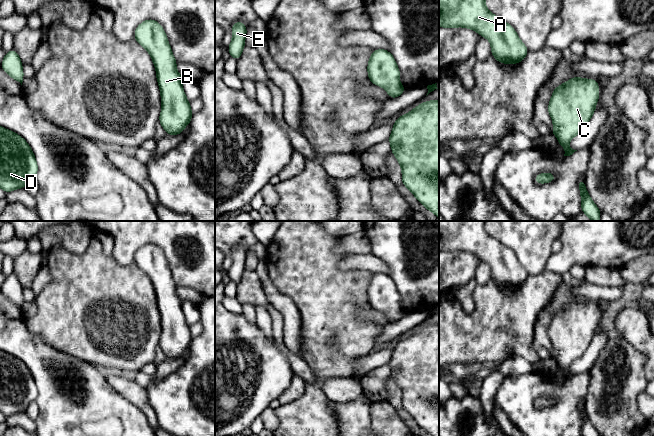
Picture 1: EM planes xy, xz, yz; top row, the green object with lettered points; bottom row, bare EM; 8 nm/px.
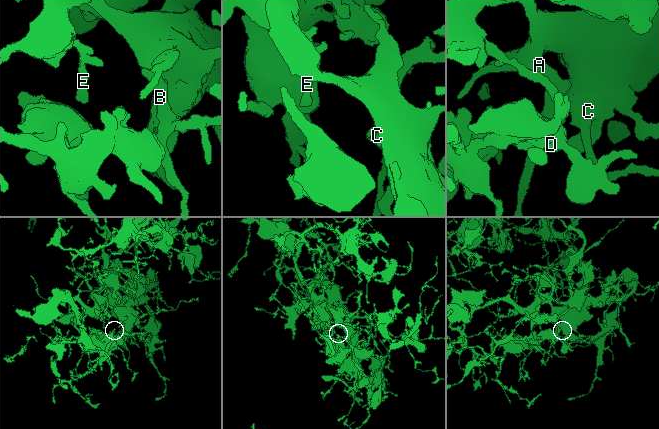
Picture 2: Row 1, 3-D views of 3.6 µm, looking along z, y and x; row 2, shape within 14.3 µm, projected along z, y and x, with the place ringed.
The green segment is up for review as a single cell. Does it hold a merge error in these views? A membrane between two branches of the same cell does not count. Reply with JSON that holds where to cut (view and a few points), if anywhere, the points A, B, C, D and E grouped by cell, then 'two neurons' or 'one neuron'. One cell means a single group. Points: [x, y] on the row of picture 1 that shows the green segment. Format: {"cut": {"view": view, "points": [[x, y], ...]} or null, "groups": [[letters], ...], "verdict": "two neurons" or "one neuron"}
{"cut": null, "groups": [["A", "B", "C", "D", "E"]], "verdict": "one neuron"}

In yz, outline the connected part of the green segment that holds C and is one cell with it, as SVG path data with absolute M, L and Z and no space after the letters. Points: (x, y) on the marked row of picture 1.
M573 77L553 90L548 105L559 146L565 148L564 156L575 151L568 146L570 140L582 133L594 114L599 98L599 85L594 79Z

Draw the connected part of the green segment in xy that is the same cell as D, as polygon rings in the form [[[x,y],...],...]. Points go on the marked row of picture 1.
[[[0,126],[0,188],[6,193],[26,188],[37,172],[29,144],[20,135]]]

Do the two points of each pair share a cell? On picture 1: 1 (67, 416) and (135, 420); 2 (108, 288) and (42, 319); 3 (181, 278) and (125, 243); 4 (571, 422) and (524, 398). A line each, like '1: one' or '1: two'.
1: one
2: one
3: one
4: one

